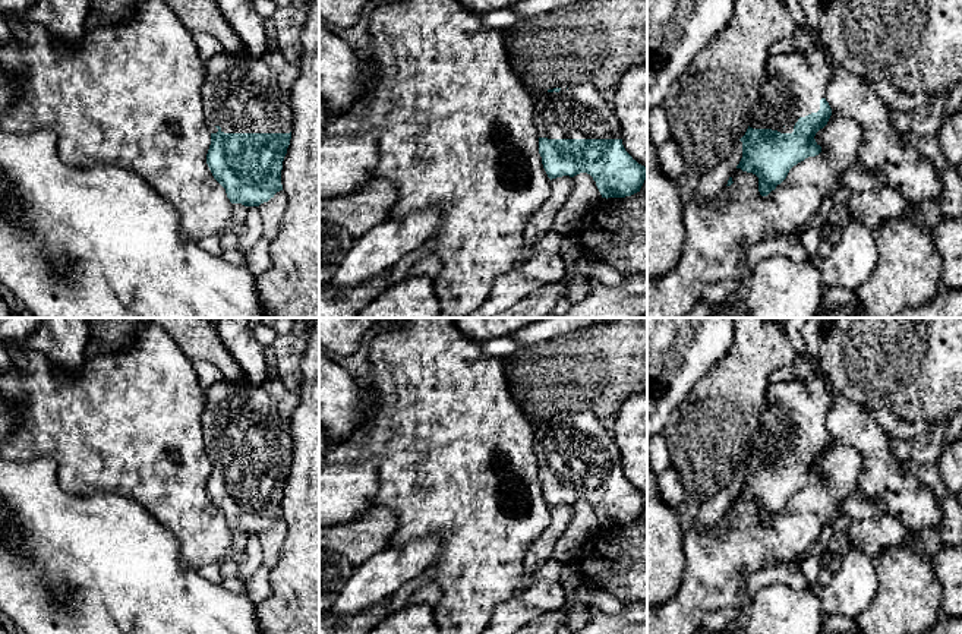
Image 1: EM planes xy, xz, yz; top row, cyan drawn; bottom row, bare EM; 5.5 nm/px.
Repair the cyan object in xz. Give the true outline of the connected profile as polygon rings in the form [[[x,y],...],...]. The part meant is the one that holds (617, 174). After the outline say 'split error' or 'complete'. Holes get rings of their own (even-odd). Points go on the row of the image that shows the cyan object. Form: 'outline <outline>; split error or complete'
outline [[[589,83],[543,91],[534,101],[533,124],[548,177],[587,173],[602,198],[640,192],[647,168],[624,148],[614,98]]]; split error

